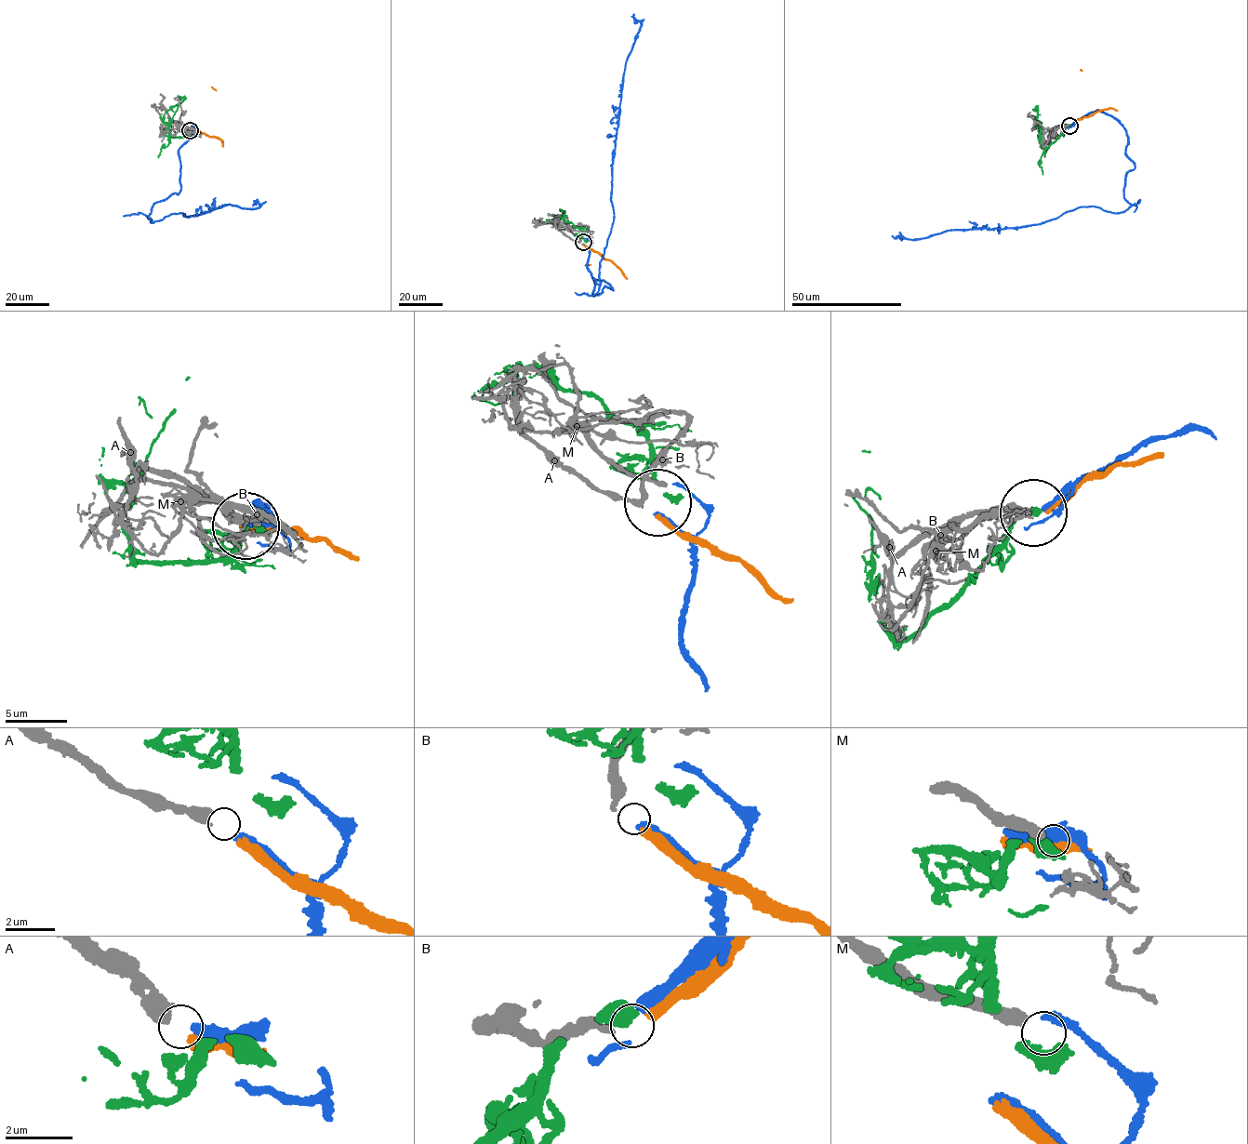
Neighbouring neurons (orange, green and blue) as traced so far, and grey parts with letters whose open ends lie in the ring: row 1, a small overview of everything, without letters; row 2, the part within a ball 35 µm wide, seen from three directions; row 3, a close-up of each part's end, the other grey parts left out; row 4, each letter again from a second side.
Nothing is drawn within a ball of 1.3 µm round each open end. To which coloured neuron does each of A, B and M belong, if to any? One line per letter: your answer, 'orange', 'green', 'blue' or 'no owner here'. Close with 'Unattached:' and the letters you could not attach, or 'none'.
A: blue
B: orange
M: no owner here
Unattached: M

